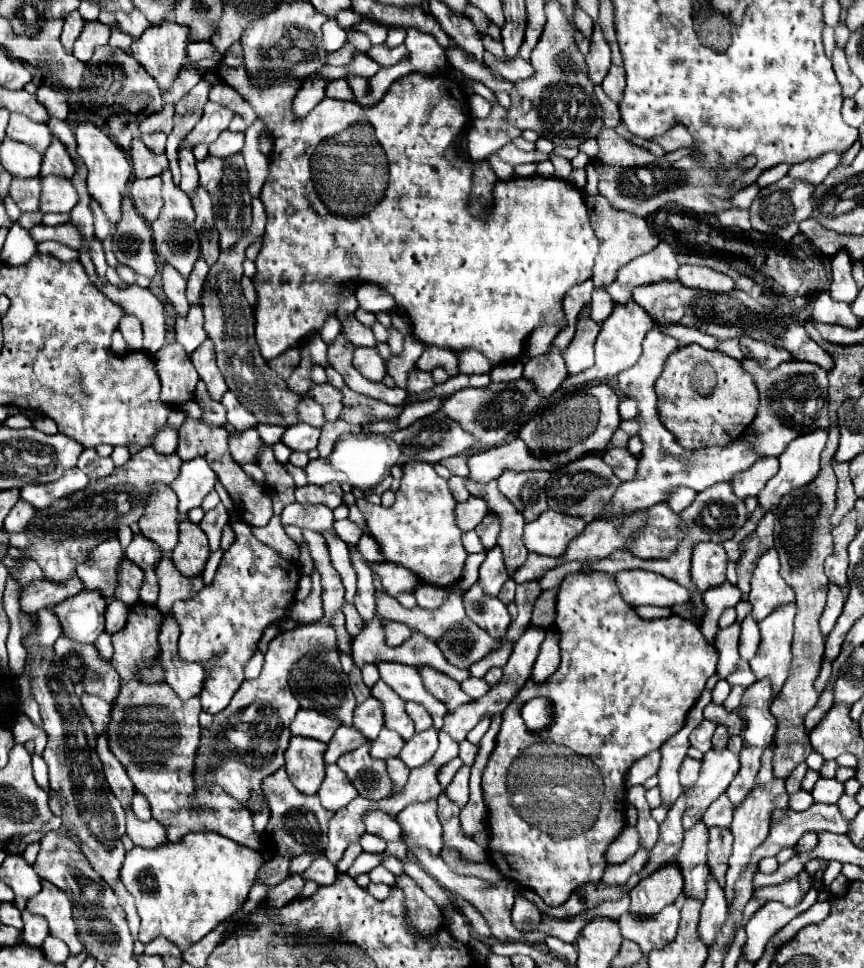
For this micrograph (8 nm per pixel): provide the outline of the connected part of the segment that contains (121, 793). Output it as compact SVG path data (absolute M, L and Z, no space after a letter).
M105 734L97 736L97 756L99 756L101 764L103 764L103 772L105 772L105 780L107 780L109 788L113 790L117 800L127 810L129 804L131 804L131 798L133 798L133 784L131 784L127 772L123 770L123 766L119 764L119 760L109 752Z

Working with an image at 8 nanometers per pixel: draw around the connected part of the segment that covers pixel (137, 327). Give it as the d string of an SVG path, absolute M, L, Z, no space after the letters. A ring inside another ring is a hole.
M125 314L119 322L119 332L123 334L123 338L125 338L131 352L141 350L141 346L143 346L143 342L141 342L141 324L139 324L137 318Z

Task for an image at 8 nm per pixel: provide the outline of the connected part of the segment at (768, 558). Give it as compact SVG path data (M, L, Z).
M771 548L759 558L751 578L749 602L753 606L753 618L759 622L769 612L773 612L777 604L793 600L795 600L793 588L779 576L779 558L777 552Z

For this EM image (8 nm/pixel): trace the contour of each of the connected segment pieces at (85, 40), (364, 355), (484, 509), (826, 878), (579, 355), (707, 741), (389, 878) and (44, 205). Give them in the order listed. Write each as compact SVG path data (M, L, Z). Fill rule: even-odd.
M85 22L85 28L83 28L81 36L75 42L73 56L77 56L81 62L87 64L91 60L91 56L93 56L93 50L97 46L107 44L109 36L111 36L111 30L105 24L101 24L101 22Z
M357 348L353 364L371 382L383 382L385 374L387 374L385 362L381 360L381 356L377 354L375 348Z
M471 496L467 502L463 504L457 504L457 526L463 530L463 532L469 532L473 530L487 514L489 514L489 504L485 504L485 500L481 498L475 498Z
M829 862L827 864L827 870L823 872L823 884L825 886L823 891L818 893L818 900L829 900L831 897L830 884L839 876L839 872L841 872L841 864L839 862ZM828 886L829 886L829 898L828 898ZM825 892L825 896L822 896L822 893Z
M592 319L577 322L576 325L571 344L563 352L569 374L579 374L594 364L594 344L601 330L601 326Z
M703 720L693 732L691 732L691 746L701 750L703 754L711 750L711 736L715 732L717 724L711 724L709 720Z
M377 866L377 868L373 868L371 872L369 872L369 878L371 878L371 882L381 882L381 884L395 884L395 874L391 874L387 868L383 868L383 866Z
M45 176L41 178L41 212L71 212L79 202L77 190L69 178Z

